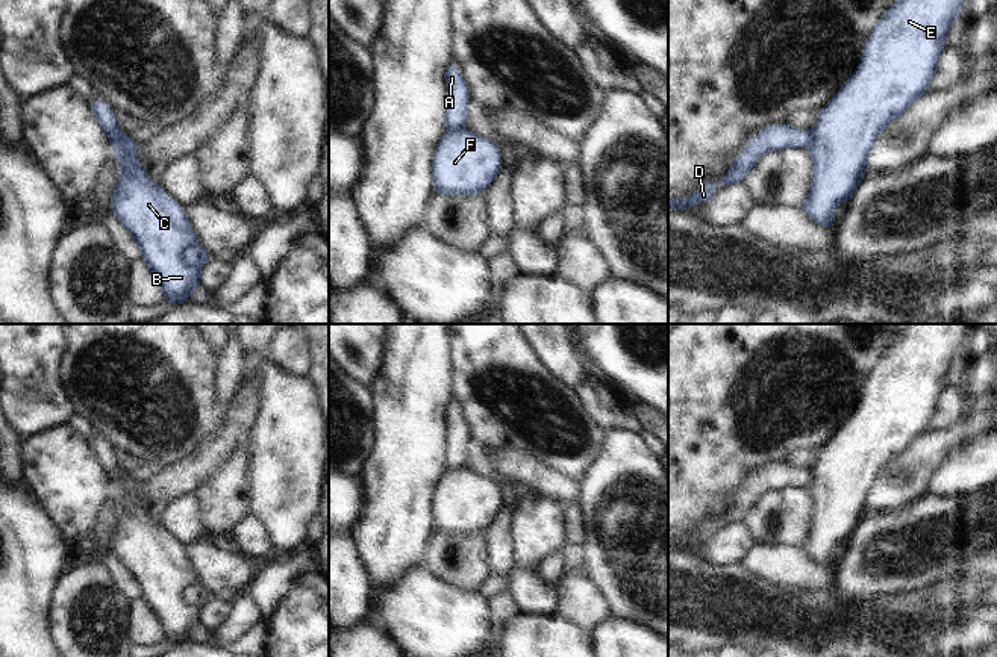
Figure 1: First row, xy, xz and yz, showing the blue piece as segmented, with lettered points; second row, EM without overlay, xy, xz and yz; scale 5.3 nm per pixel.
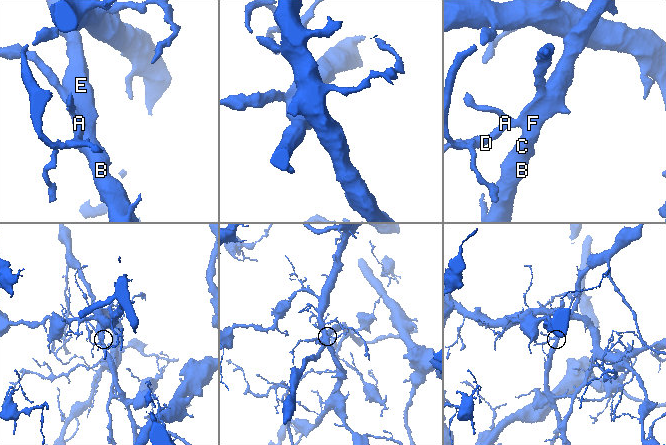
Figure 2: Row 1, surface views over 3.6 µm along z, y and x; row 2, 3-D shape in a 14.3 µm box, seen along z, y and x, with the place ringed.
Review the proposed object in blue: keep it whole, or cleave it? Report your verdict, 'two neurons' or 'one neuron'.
two neurons

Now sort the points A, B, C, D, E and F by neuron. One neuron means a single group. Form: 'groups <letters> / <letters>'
groups A D / B C E F

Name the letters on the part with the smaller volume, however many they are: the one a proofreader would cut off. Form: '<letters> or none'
B, C, E, F

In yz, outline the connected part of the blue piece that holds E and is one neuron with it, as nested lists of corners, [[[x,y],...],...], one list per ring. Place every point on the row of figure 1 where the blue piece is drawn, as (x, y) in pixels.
[[[895,0],[882,15],[858,68],[818,112],[812,130],[812,183],[802,210],[815,224],[836,227],[835,210],[850,201],[862,180],[876,138],[927,92],[949,27],[962,6],[964,0]]]

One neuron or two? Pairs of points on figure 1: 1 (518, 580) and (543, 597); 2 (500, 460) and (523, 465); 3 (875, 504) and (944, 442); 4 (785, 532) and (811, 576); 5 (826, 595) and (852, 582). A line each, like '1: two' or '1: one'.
1: one
2: one
3: one
4: two
5: two

